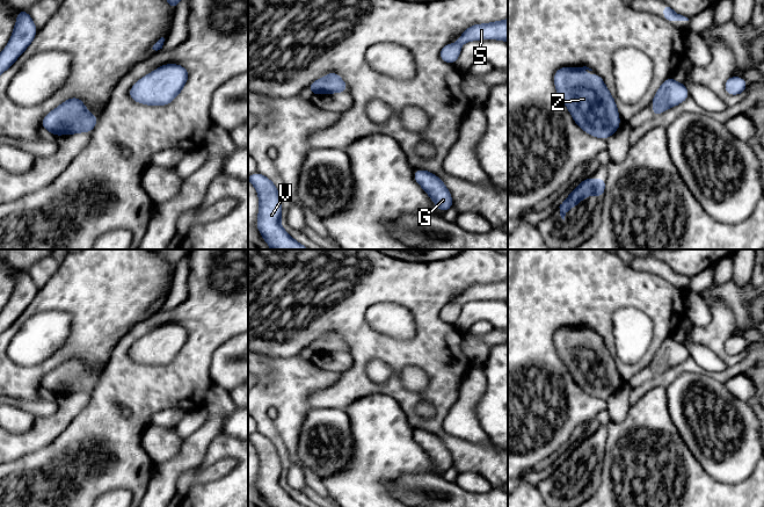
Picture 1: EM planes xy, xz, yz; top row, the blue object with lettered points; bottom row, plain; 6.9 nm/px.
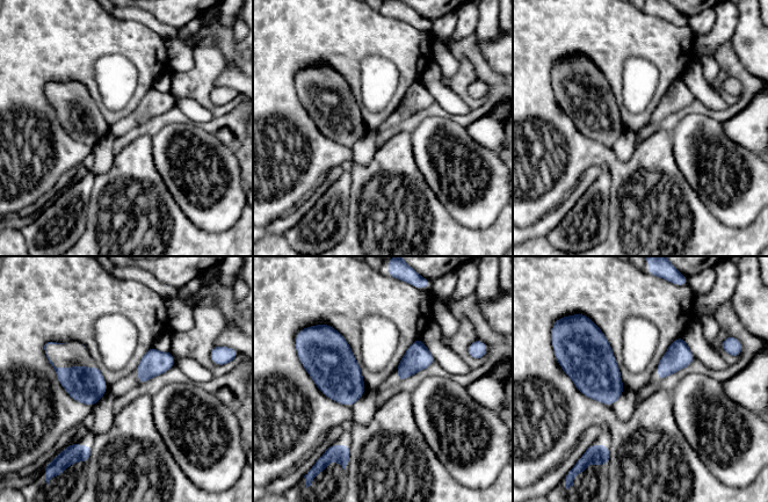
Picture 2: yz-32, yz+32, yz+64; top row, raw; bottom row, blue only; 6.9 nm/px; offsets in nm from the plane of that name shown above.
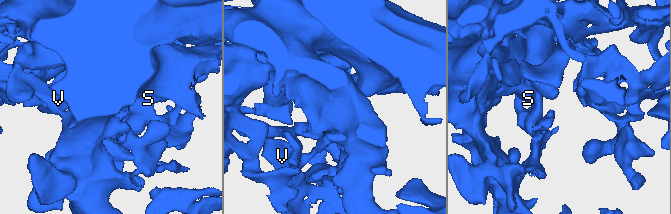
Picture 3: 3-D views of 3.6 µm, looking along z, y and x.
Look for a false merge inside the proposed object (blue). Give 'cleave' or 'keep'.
keep

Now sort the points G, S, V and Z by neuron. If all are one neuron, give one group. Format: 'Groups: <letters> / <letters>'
Groups: G S V Z

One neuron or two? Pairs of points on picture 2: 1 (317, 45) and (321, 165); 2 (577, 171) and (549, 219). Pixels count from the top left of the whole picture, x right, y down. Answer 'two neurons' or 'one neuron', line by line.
1: one neuron
2: two neurons

